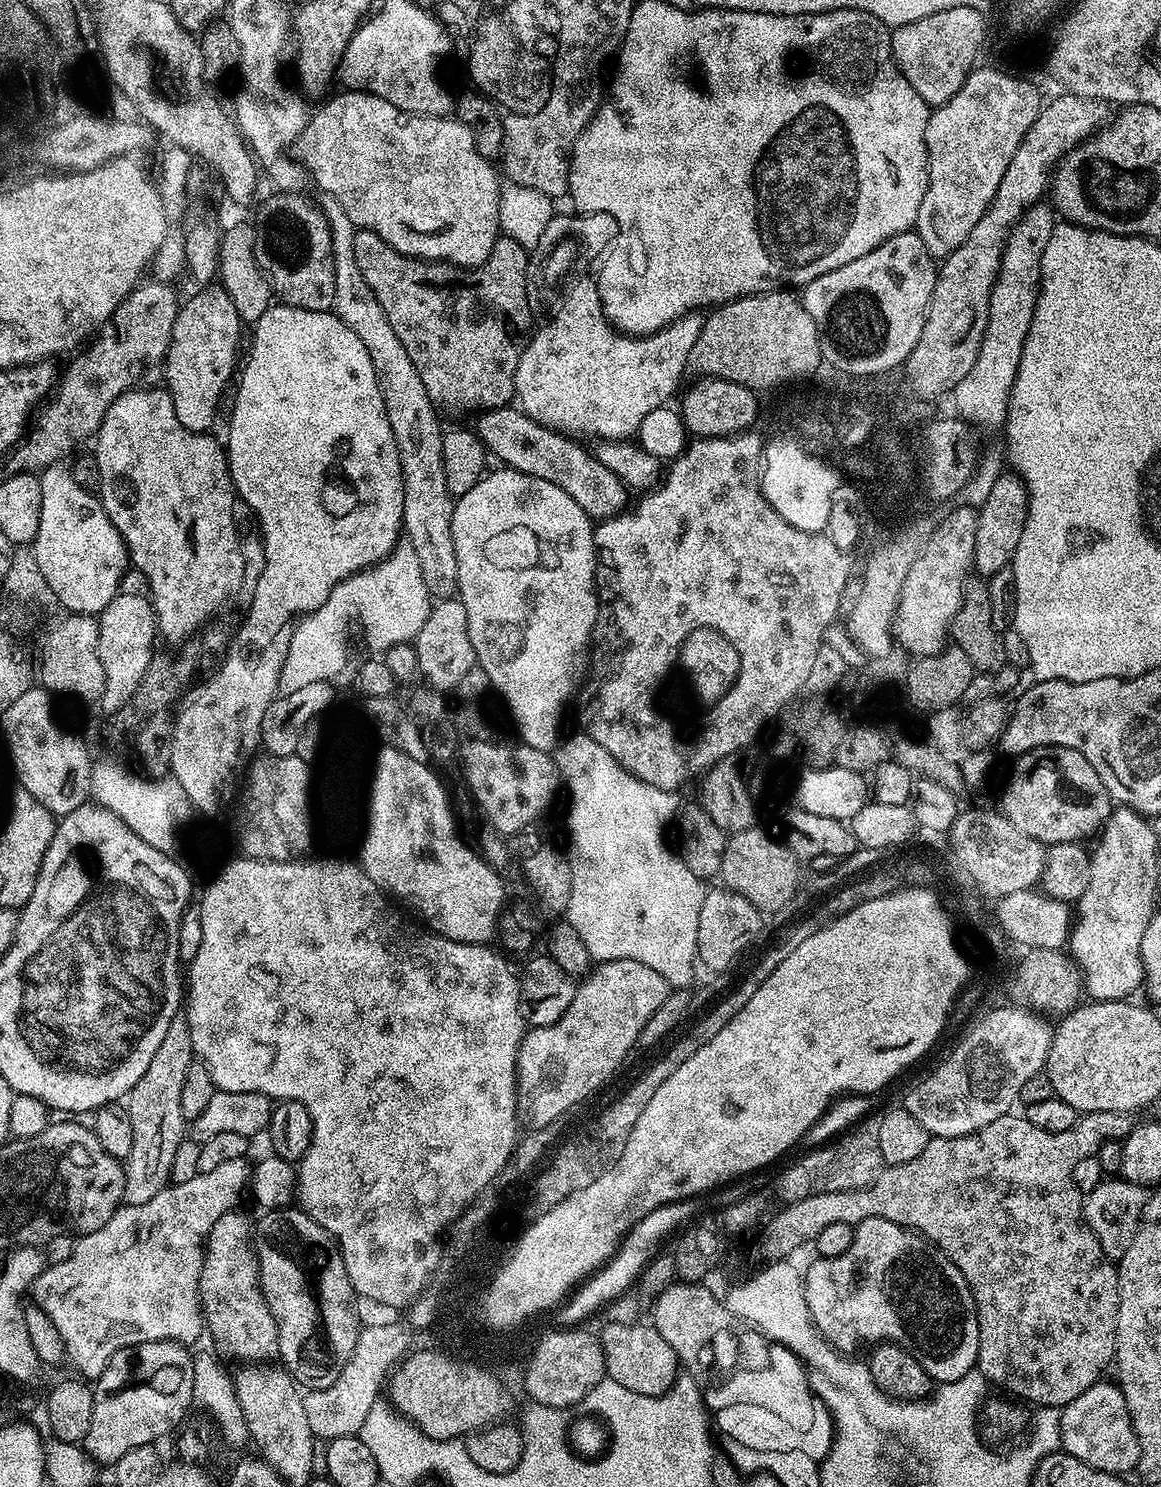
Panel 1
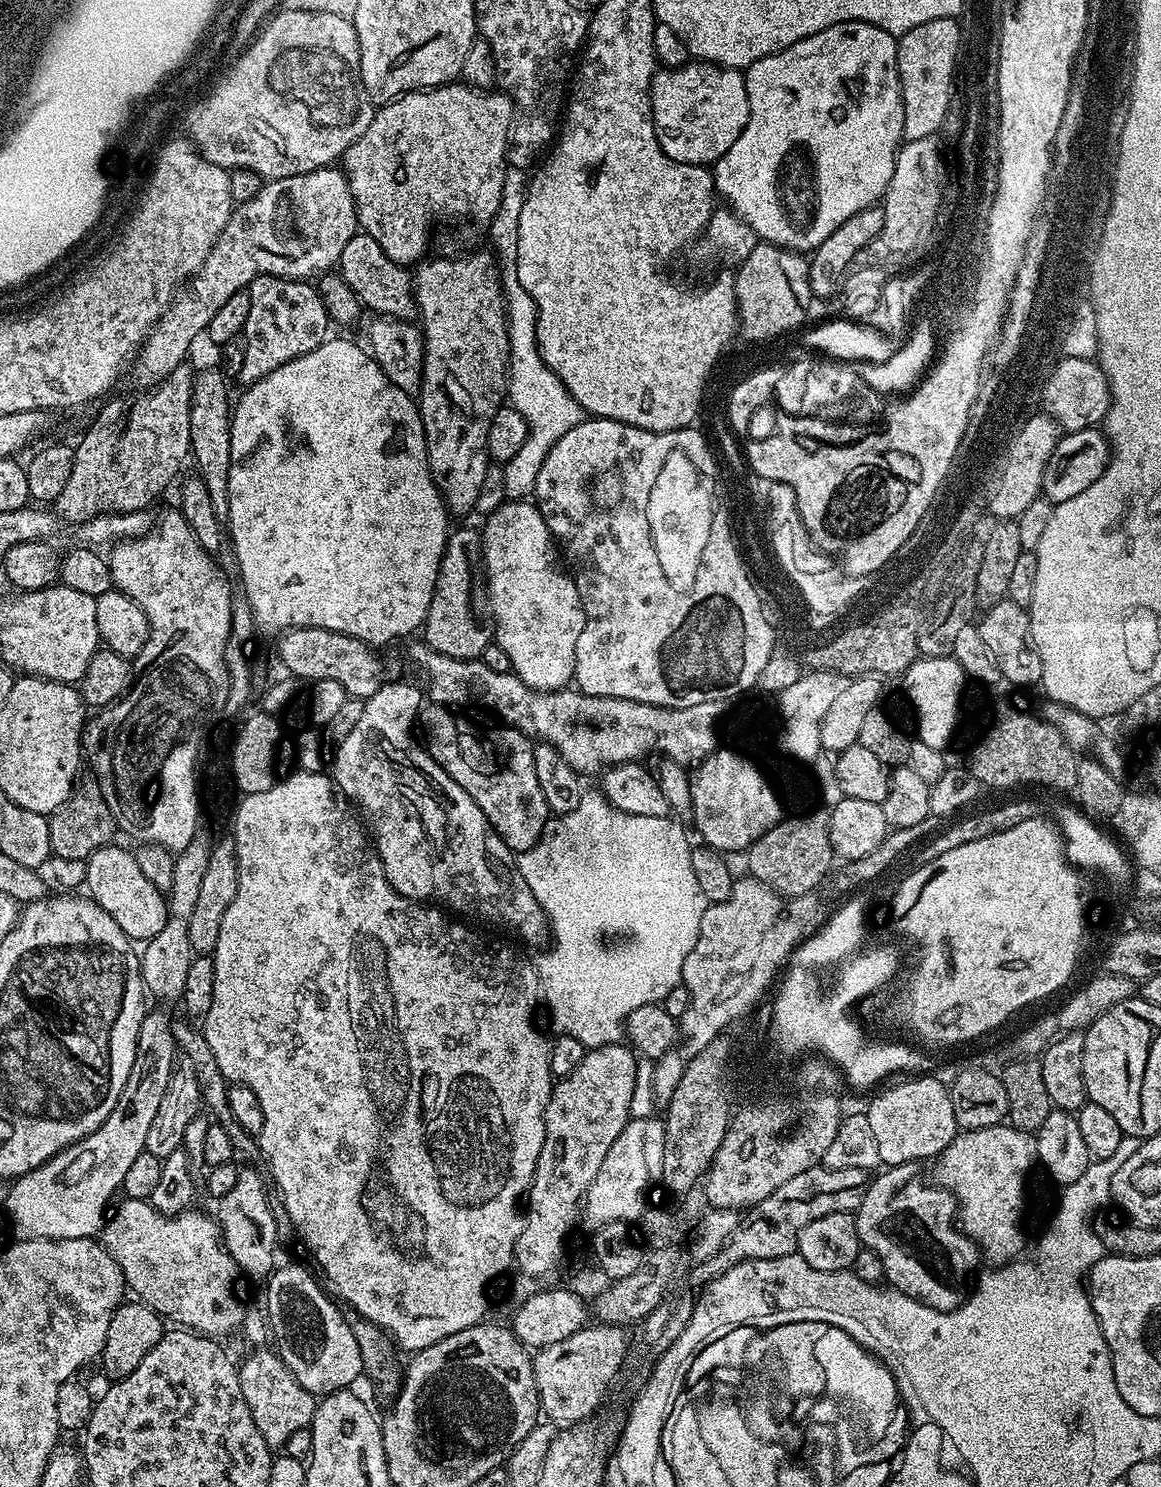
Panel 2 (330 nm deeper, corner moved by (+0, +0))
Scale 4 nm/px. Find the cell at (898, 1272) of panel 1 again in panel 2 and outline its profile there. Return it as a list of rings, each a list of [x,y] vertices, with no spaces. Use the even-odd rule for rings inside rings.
[[[913,1162],[881,1171],[881,1176],[869,1183],[854,1213],[856,1225],[861,1245],[882,1258],[884,1274],[891,1287],[934,1310],[949,1312],[961,1308],[969,1295],[970,1284],[964,1279],[981,1267],[982,1252],[959,1227],[940,1228],[940,1224],[947,1222],[948,1215],[957,1211],[958,1205],[951,1192],[939,1186],[928,1188],[920,1168],[919,1163]]]

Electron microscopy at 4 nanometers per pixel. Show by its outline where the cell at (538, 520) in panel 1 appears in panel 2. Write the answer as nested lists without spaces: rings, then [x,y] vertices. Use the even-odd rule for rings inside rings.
[[[508,500],[503,503],[489,514],[488,521],[484,524],[484,548],[482,547],[486,593],[488,592],[488,600],[492,603],[490,620],[494,625],[494,640],[502,650],[506,650],[506,658],[510,658],[512,671],[522,678],[522,682],[526,682],[526,686],[536,688],[539,692],[559,692],[567,689],[576,675],[578,638],[586,619],[584,607],[580,604],[575,579],[556,565],[554,537],[546,526],[539,507],[528,500]]]

